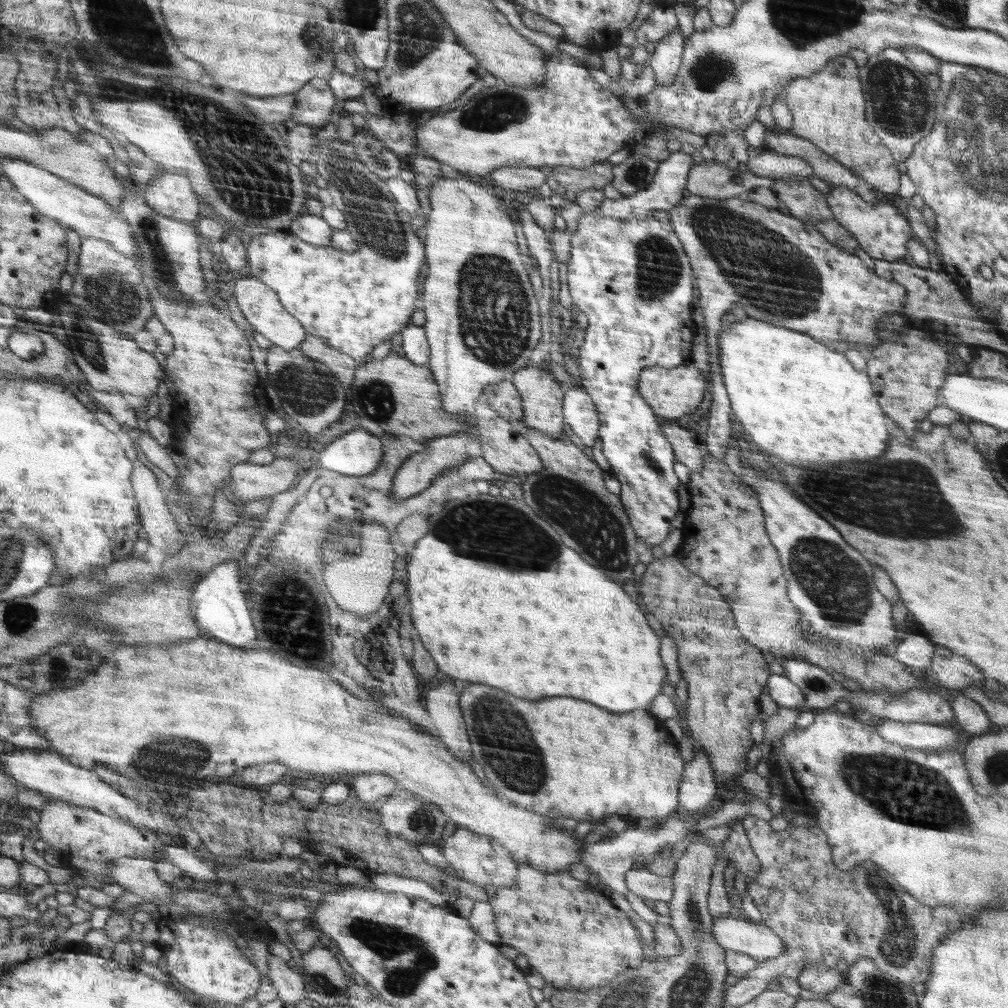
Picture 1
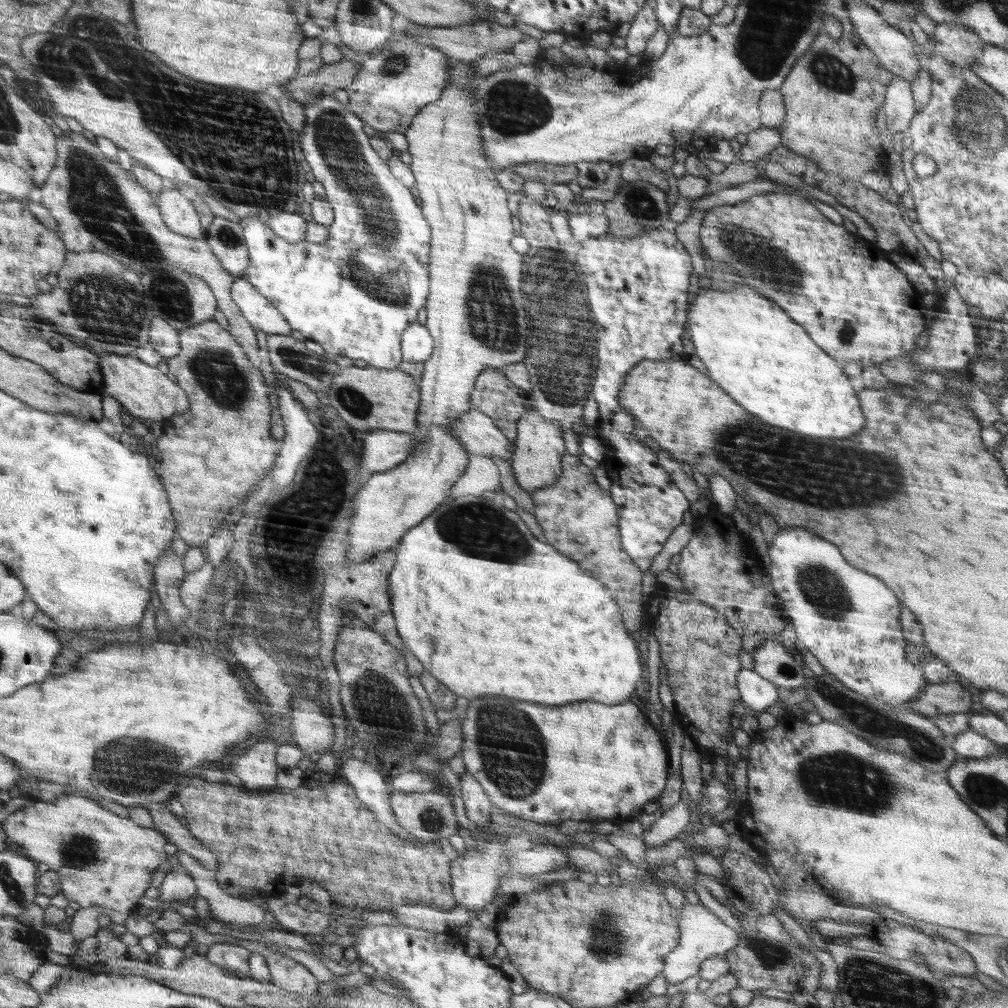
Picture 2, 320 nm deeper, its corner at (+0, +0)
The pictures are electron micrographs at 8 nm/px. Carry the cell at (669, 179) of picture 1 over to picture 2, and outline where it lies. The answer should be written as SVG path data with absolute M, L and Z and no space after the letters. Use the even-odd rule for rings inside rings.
M585 204L578 213L574 212L568 217L570 232L576 242L586 242L591 238L604 235L610 225L605 214L594 213L588 210Z

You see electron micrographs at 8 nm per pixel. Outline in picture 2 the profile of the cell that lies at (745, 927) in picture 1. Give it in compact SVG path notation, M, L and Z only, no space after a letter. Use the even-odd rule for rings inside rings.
M690 904L679 911L679 930L681 938L677 948L667 954L663 965L663 975L667 986L680 984L686 978L699 974L702 962L714 955L724 955L736 946L738 933L714 915L710 909L700 904Z

